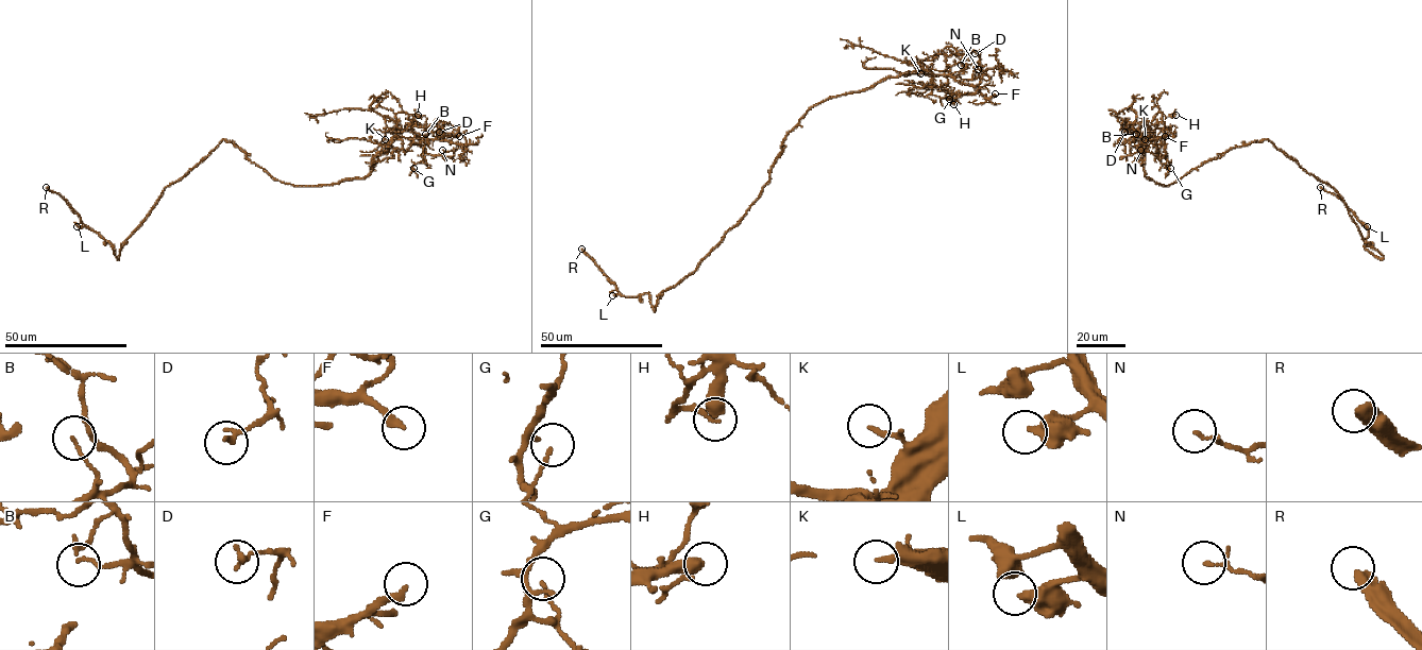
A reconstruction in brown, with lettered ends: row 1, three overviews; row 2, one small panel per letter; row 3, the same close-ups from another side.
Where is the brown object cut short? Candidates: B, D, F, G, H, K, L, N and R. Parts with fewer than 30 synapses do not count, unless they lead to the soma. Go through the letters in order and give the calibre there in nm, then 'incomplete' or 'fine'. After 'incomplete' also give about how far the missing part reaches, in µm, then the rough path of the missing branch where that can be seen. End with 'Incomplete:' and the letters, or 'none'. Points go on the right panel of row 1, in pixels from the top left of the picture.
B: calibre 80 nm; fine
D: calibre 190 nm; fine
F: calibre 240 nm; incomplete; missing 15 µm
G: calibre 120 nm; fine
H: calibre 460 nm; fine
K: calibre 180 nm; fine
L: calibre 440 nm; fine
N: calibre 80 nm; fine
R: calibre 320 nm; incomplete; missing 160 µm; course (1320, 187), (1258, 150), (1220, 160), (1207, 185), (1206, 209), (1215, 246), (1234, 283), (1263, 318), (1279, 327)
Incomplete: F, R

